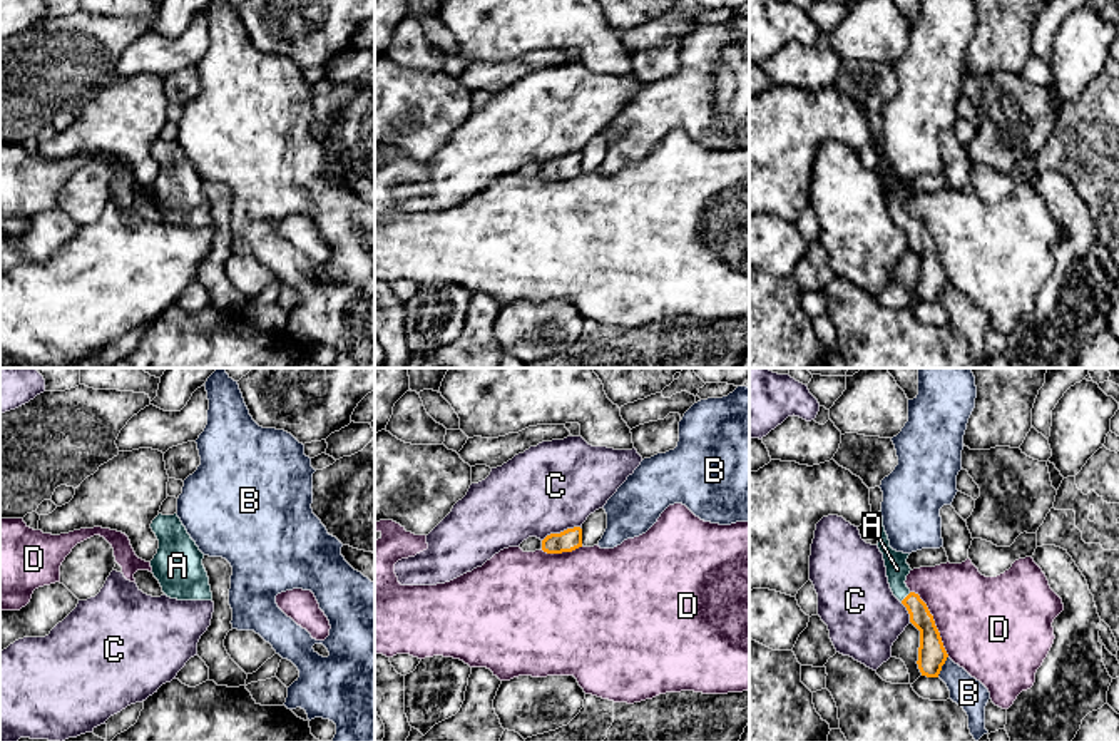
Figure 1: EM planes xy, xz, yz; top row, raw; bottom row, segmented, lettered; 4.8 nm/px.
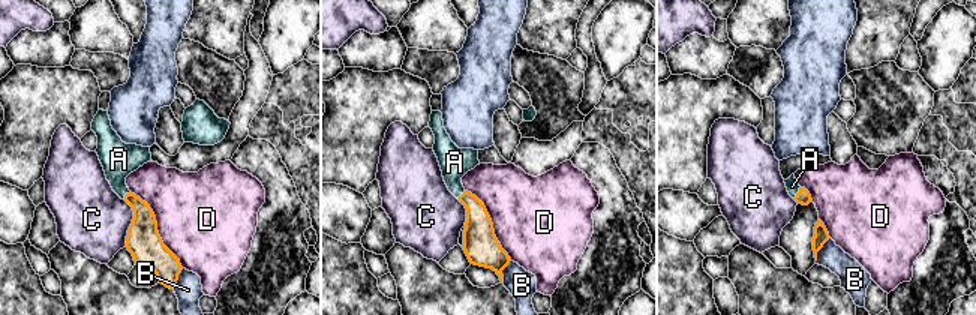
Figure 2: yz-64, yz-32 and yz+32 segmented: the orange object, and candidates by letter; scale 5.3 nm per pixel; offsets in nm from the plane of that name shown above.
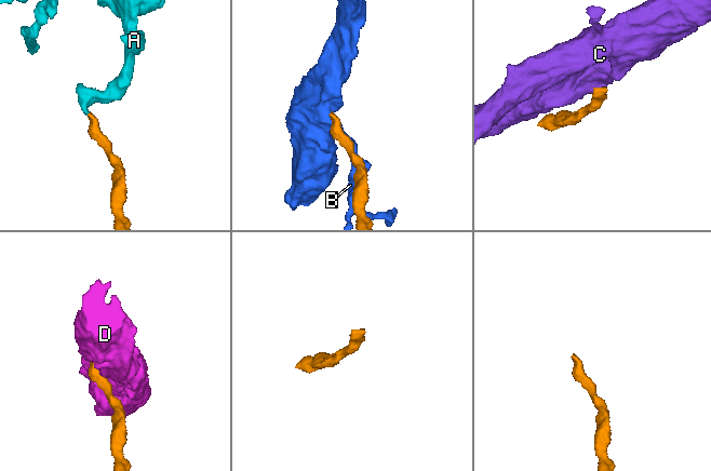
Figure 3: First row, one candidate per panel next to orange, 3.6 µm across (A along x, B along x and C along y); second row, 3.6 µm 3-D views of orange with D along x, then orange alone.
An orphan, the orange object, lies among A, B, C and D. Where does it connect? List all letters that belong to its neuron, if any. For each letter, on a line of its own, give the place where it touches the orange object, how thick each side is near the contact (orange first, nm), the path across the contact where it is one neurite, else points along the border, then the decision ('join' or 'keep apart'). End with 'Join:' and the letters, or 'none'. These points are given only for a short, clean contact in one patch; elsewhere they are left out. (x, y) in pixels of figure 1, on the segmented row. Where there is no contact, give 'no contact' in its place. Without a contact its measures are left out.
A: yz (907, 596) | 110/110 nm | across yz (930, 641), (927, 626), (907, 596), (897, 584), (897, 569) | join
B: yz (942, 664) | 140/150 nm | keep apart
C: xz (561, 532) | 110/420 nm | keep apart
D: yz (934, 623) | 140/460 nm | keep apart
Join: A

